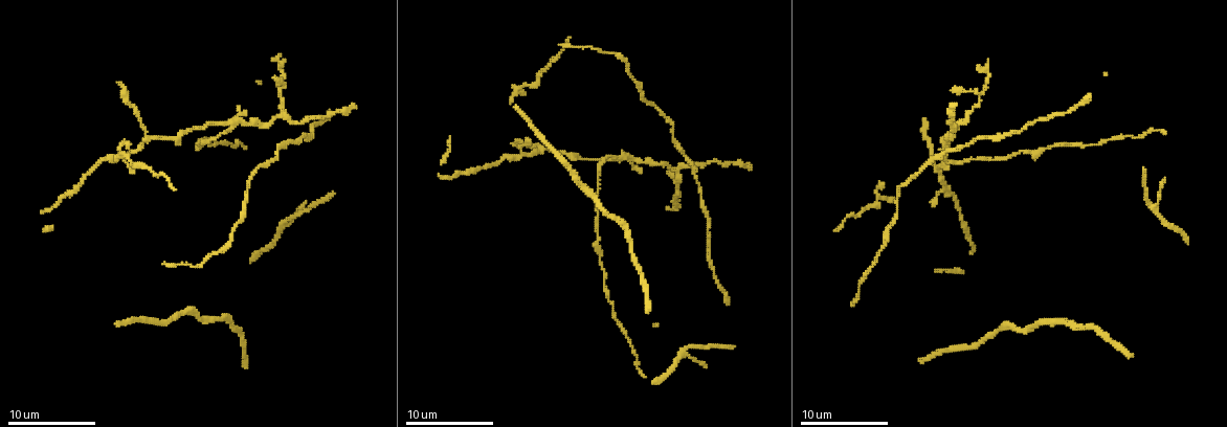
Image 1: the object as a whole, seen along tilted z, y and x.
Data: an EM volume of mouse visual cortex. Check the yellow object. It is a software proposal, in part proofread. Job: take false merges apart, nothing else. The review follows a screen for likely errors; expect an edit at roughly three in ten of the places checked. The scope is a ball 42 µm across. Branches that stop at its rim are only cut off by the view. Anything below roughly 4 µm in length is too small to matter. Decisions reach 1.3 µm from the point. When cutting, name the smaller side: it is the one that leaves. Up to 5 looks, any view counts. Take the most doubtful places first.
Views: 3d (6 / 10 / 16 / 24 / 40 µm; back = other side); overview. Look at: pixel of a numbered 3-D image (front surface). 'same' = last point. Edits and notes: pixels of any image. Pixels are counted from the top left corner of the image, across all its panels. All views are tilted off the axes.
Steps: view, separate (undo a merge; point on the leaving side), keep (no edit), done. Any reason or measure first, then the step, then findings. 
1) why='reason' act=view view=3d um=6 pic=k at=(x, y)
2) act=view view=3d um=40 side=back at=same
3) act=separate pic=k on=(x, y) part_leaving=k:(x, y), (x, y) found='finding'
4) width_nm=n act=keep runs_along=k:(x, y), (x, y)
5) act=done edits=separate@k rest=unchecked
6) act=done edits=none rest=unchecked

why='branch point' act=view view=3d um=10 pic=1 at=(962, 121)

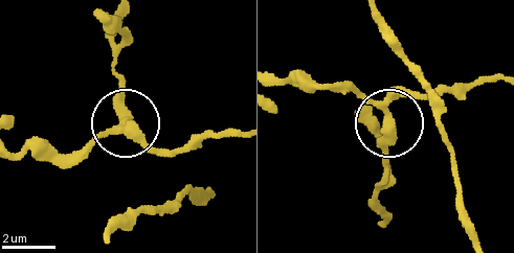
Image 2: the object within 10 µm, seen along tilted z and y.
act=view view=3d um=10 side=back pic=2 at=(386, 115)

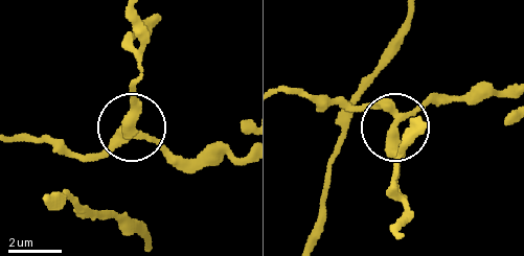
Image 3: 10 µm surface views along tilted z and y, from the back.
act=keep found='one neuron here'

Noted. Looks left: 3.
why='two arms in line, one across' act=view view=3d um=16 pic=1 at=(232, 125)

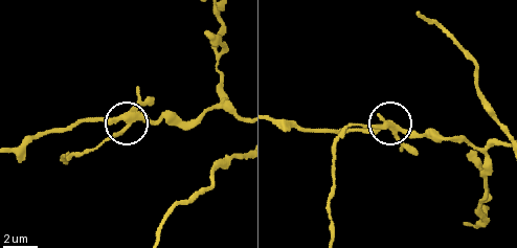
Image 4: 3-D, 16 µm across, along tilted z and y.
act=view view=3d um=6 pic=4 at=(387, 123)

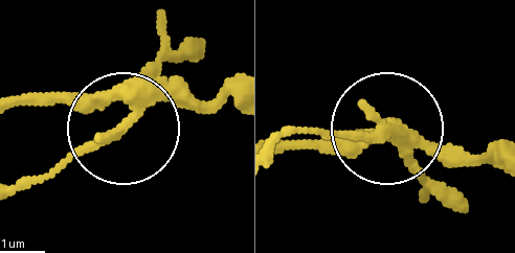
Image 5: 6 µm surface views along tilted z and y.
width_nm=320 act=separate pic=5 on=(80, 154) part_leaving=5:(130, 118), (13, 187) found='two neurons meet here'

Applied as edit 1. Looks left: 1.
act=done edits=separate@5 rest=unchecked

